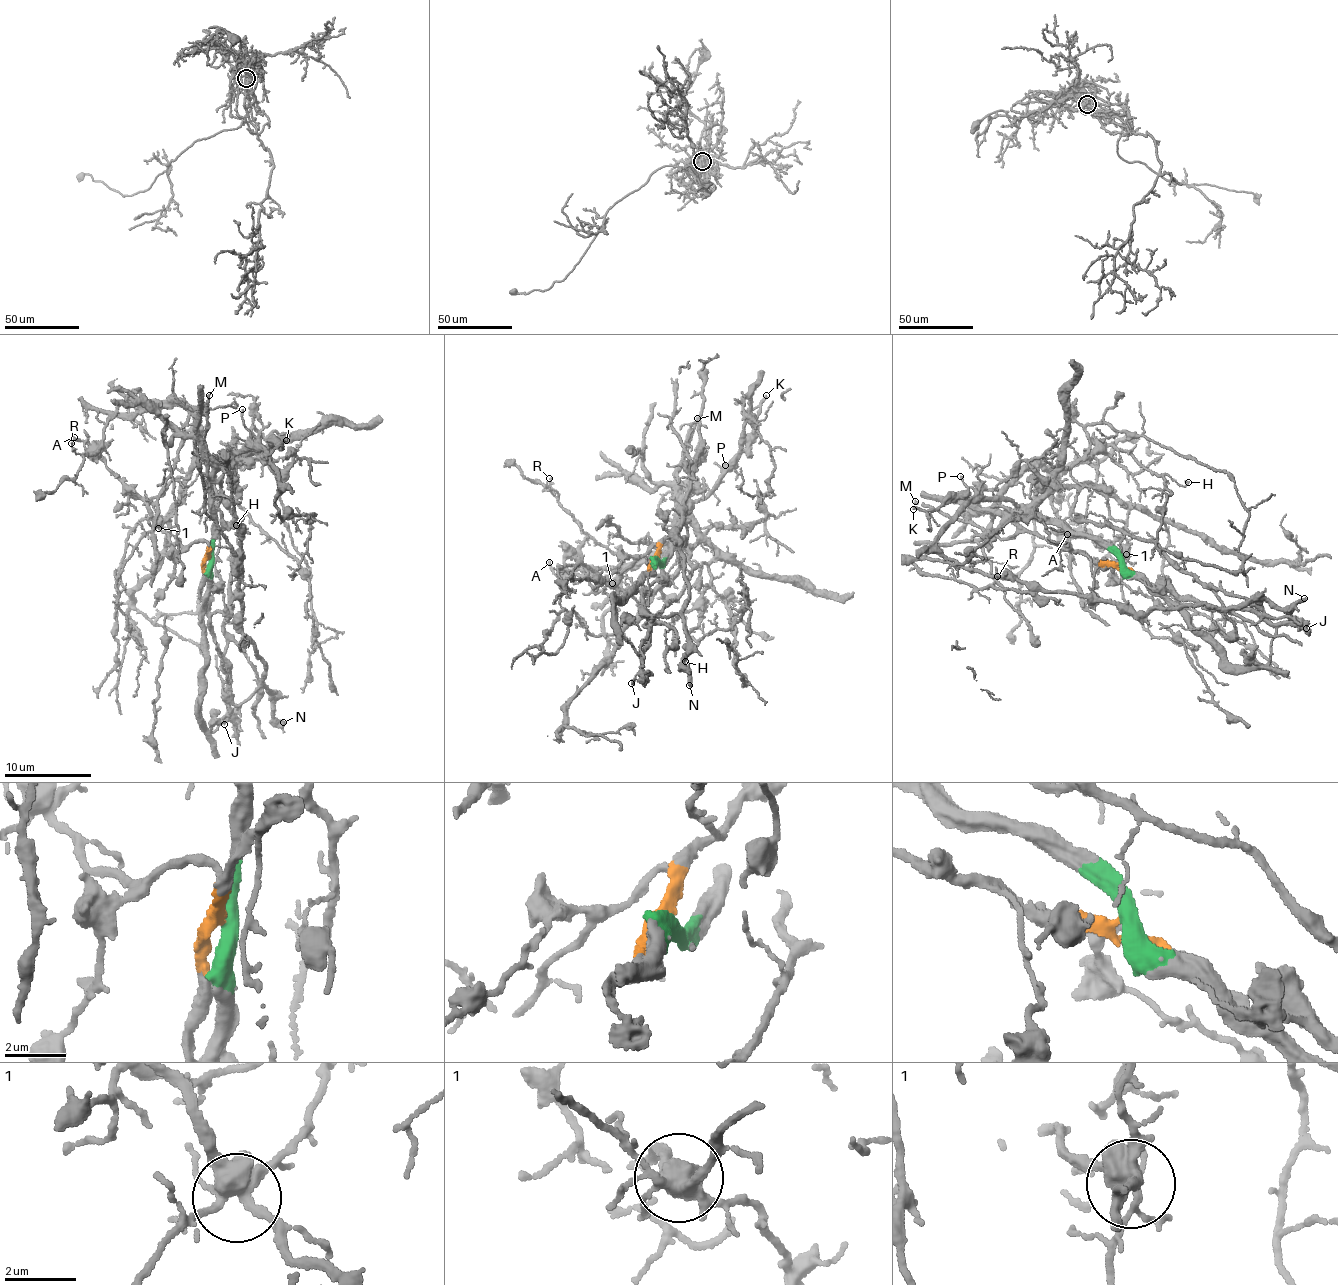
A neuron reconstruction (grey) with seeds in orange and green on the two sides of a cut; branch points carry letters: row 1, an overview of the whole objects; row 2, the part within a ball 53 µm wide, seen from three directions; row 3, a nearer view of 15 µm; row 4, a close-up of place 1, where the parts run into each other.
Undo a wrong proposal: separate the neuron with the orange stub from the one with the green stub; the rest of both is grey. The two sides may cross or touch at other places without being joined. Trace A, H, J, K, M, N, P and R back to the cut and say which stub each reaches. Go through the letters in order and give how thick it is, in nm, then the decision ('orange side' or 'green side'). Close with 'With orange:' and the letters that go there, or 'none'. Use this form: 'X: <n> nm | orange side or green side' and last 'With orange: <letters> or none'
A: 170 nm | orange side
H: 130 nm | green side
J: 80 nm | orange side
K: 200 nm | green side
M: 120 nm | orange side
N: 320 nm | green side
P: 130 nm | green side
R: 90 nm | green side
With orange: A, J, M

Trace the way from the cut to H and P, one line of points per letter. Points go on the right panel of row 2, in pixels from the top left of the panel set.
H: (1118, 563), (1036, 510), (1058, 472), (1115, 445), (1154, 472), (1189, 482)
P: (1118, 563), (1113, 553), (1089, 538), (1070, 536), (1002, 498), (988, 499), (960, 476)

